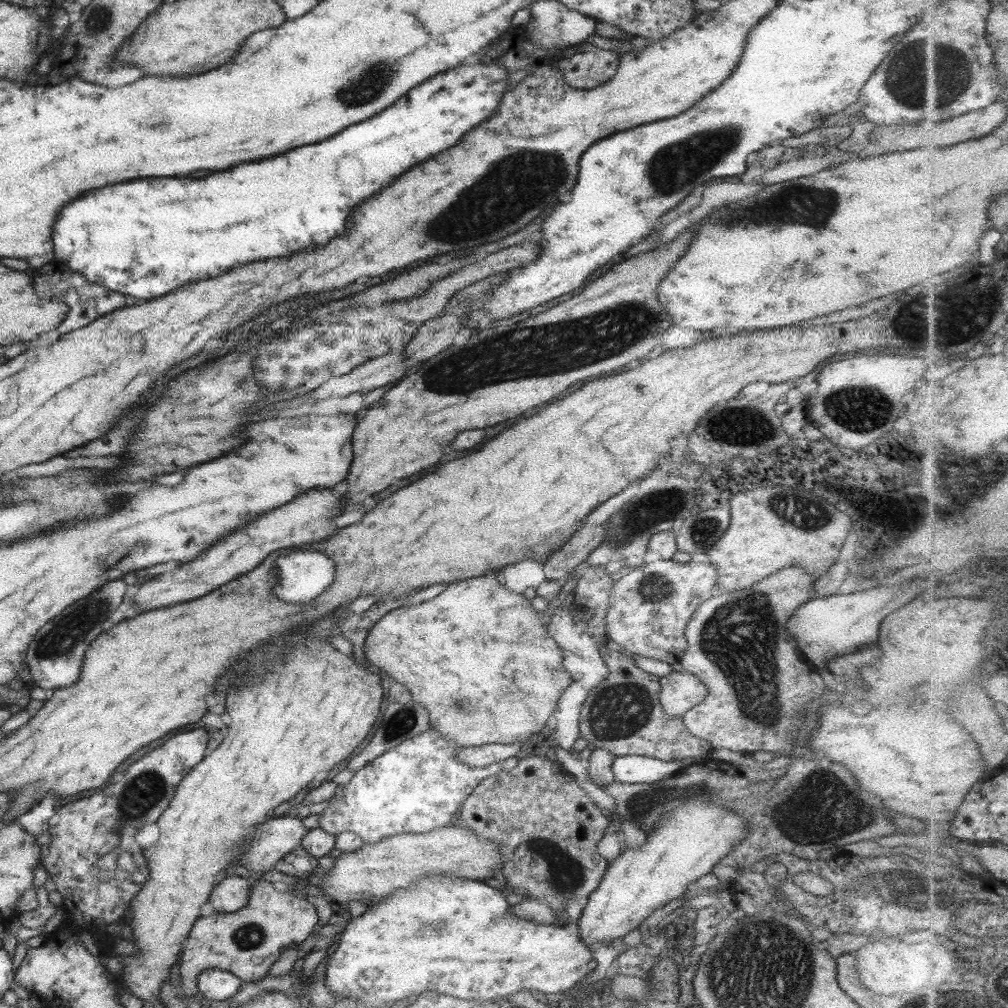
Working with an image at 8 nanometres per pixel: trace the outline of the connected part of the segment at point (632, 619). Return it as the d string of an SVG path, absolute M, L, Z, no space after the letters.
M659 559L630 568L611 587L607 601L609 607L604 619L606 640L613 641L637 656L667 664L679 663L686 646L685 627L697 606L713 596L715 576L713 564L692 560L677 563L671 559Z

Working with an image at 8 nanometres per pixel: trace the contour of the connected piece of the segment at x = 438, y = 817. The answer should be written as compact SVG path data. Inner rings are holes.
M429 727L402 740L366 766L358 768L347 784L338 785L329 804L318 816L318 828L329 835L352 832L365 844L376 844L388 836L424 834L449 826L459 804L484 778L500 771L501 763L469 767L455 759L459 746Z

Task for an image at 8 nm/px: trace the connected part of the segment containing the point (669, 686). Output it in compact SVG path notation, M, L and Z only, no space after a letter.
M671 671L659 677L659 702L669 717L681 717L705 696L707 687L687 671Z

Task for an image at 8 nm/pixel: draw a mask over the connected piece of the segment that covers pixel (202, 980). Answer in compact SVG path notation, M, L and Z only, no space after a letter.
M209 968L197 974L196 987L207 1000L227 1000L242 984L236 976L219 968Z

